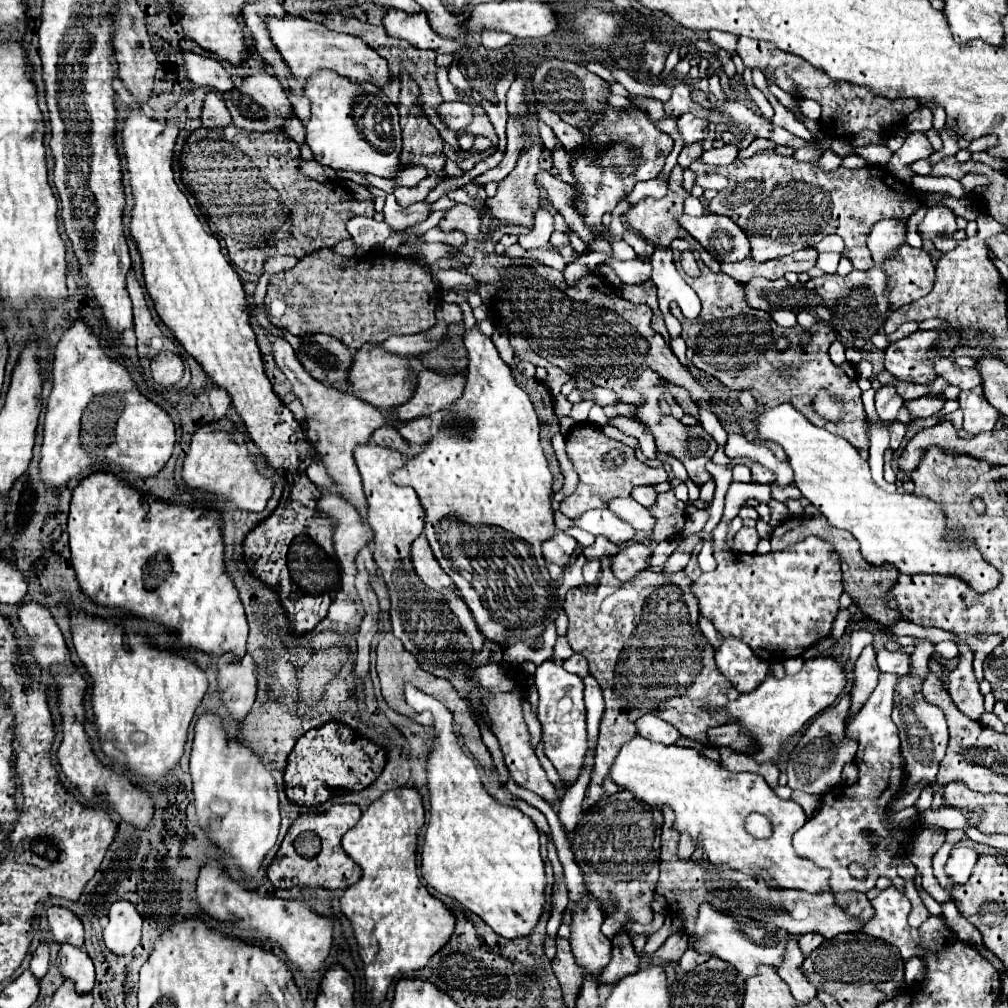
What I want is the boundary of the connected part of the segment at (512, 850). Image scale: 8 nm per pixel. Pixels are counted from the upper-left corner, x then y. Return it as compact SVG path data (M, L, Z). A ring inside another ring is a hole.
M406 687L406 703L414 711L432 711L434 727L428 731L436 737L434 749L428 757L428 789L430 789L430 821L424 835L422 847L422 877L424 881L434 887L438 893L458 899L466 909L476 913L486 925L494 929L504 939L524 939L528 937L538 919L544 913L544 889L546 889L546 875L544 875L544 861L540 857L540 833L530 817L522 811L506 807L494 801L480 783L476 765L458 745L458 737L452 729L452 715L446 711L444 703L424 695L416 687Z

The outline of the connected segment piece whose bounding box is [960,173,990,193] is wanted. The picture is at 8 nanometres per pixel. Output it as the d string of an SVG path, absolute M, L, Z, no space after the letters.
M968 173L968 175L964 175L962 179L960 179L960 183L964 185L964 189L968 191L968 193L972 193L974 191L974 187L978 187L978 185L986 185L986 183L990 183L984 175L978 175L978 173Z

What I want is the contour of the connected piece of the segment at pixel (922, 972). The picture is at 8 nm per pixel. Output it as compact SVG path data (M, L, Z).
M912 957L906 961L906 983L914 985L926 979L926 969L924 969L924 961L920 957Z

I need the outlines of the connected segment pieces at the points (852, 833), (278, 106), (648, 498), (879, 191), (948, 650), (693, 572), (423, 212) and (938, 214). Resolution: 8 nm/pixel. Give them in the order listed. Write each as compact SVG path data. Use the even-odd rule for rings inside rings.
M880 673L878 687L856 715L856 721L846 727L846 737L858 741L858 751L854 757L858 765L858 781L854 785L840 783L832 791L824 793L820 811L812 815L808 823L794 835L794 849L800 857L812 859L818 867L832 871L832 893L866 893L874 889L878 879L878 873L874 871L874 857L884 851L906 847L912 839L912 829L908 829L908 821L892 821L890 811L892 801L898 797L896 793L902 791L904 783L904 757L900 753L898 727L890 719L894 703L894 685L898 683L898 679L898 675ZM852 861L858 861L868 869L870 877L866 881L850 877L848 865Z
M256 73L252 77L242 79L242 83L238 83L238 87L234 91L230 91L228 95L222 95L222 99L224 99L228 111L232 113L232 123L236 127L248 129L248 131L260 131L260 133L282 131L286 117L290 117L294 113L288 95L284 95L282 83L268 73Z
M636 487L636 491L632 491L632 497L644 507L652 507L656 503L658 493L652 487Z
M774 149L758 151L750 159L736 159L726 167L718 167L716 173L726 175L730 185L710 201L708 211L726 215L742 227L756 261L792 255L798 249L812 247L824 235L836 233L846 243L842 255L852 261L854 269L868 271L874 263L866 237L874 223L880 219L906 221L926 205L926 199L915 194L910 184L896 180L884 167L822 171L812 161L796 161Z
M942 641L936 644L935 652L945 659L952 659L958 656L958 647L952 641Z
M701 540L695 546L693 553L690 557L690 563L688 563L688 565L686 565L686 569L684 569L684 571L686 571L688 575L690 575L690 579L692 579L692 581L696 581L696 579L698 579L698 577L702 575L702 571L700 571L700 567L698 567L698 559L697 559L697 556L699 555L702 549L702 545L703 545L703 540Z
M392 193L386 197L386 207L384 207L384 217L386 217L386 219L384 219L384 221L386 221L396 233L406 233L406 231L412 229L416 223L426 221L430 213L432 213L432 207L426 205L424 201L400 209L400 205L396 203L396 199L394 199Z
M946 205L928 207L928 213L918 225L918 233L922 239L950 237L956 231L956 215Z

